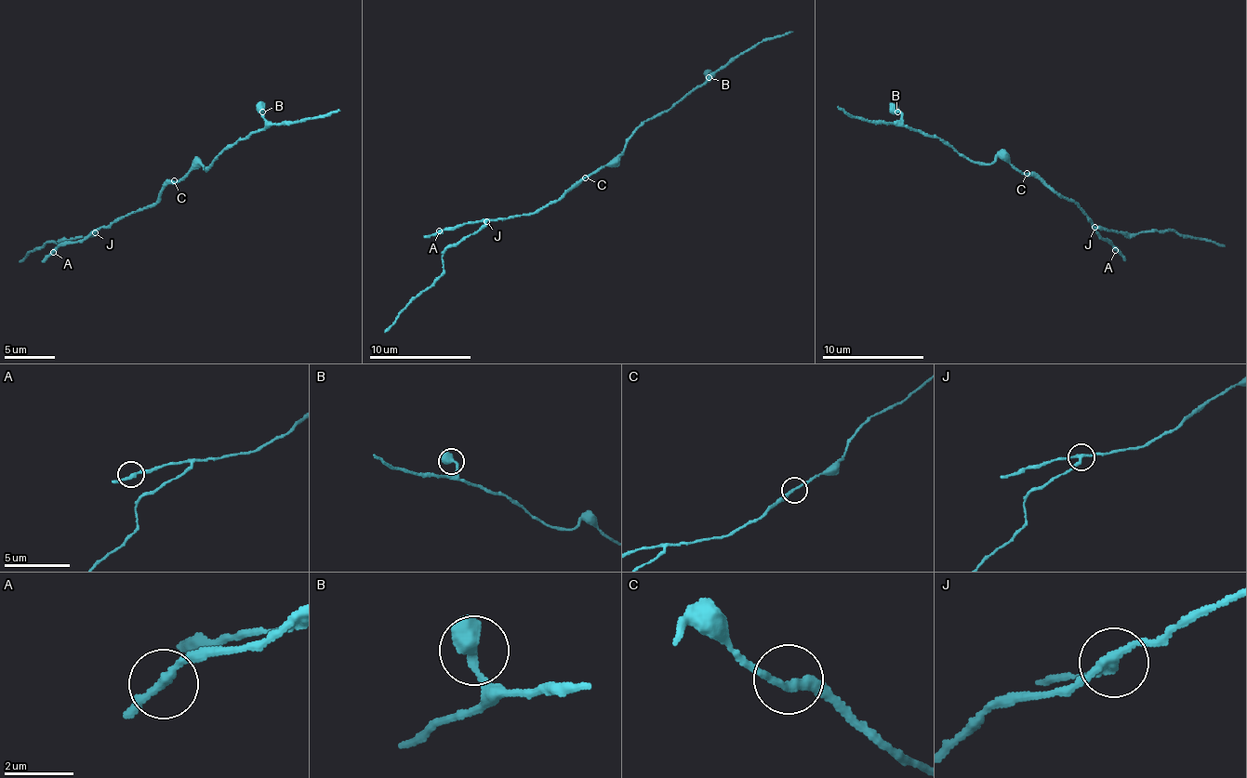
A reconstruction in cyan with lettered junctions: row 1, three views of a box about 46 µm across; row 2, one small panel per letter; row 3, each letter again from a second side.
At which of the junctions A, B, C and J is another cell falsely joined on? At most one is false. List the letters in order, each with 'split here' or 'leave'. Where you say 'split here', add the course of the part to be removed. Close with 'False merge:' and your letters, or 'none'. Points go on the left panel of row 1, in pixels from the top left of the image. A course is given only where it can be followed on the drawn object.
A: leave
B: leave
C: leave
J: split here; foreign part runs (96, 233), (59, 240), (62, 242), (27, 251), (19, 263)
False merge: J

